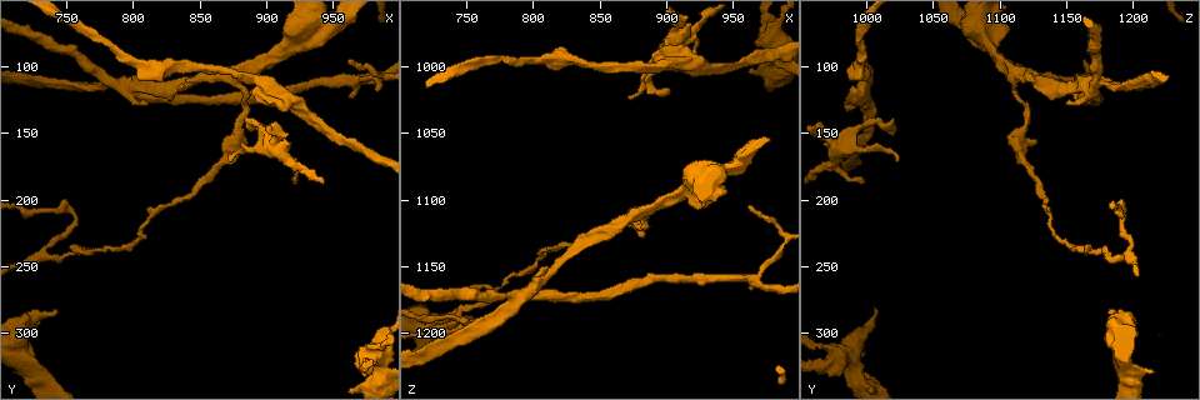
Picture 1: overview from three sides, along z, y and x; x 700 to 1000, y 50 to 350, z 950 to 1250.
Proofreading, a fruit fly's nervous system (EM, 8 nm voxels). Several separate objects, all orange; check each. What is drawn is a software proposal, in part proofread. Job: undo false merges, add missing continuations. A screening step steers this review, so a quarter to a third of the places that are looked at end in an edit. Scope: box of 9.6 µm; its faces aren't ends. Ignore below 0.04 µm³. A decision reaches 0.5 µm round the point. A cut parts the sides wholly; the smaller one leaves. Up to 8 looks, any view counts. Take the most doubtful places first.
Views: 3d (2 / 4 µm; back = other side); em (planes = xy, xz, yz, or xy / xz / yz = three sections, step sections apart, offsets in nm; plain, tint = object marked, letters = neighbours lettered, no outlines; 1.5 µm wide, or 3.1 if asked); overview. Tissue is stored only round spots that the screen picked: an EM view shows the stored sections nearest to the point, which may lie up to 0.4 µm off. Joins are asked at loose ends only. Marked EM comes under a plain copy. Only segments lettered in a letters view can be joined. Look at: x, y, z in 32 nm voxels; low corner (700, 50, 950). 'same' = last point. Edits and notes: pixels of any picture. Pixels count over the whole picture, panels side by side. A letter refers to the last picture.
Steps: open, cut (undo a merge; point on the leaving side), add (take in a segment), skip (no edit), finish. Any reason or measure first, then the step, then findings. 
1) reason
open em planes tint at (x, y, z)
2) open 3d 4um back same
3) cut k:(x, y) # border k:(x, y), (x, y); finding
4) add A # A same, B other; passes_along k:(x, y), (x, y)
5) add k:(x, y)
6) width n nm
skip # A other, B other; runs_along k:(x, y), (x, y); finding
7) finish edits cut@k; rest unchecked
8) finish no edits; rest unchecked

tapers out
open em xy step 8 letters at (874, 170, 1026)

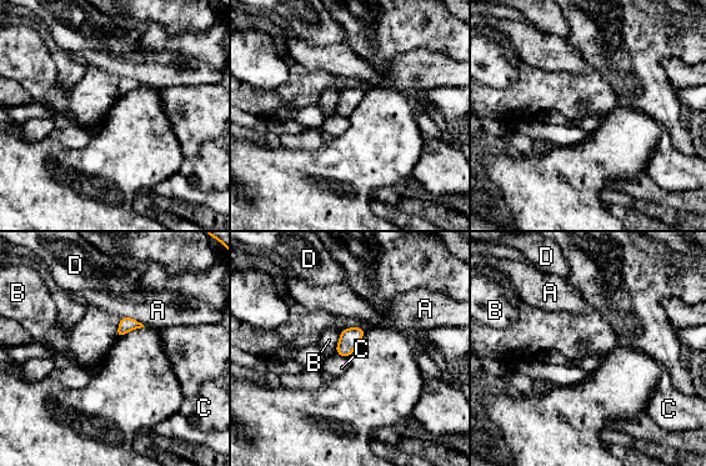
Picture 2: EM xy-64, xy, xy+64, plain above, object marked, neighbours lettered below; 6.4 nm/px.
longest_contact A 180 nm
skip # A other, B other, C other, D other; border 2:(336, 352), (346, 357); no lettered segment goes on from it

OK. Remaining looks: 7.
tapers out
open em planes letters at (922, 186, 998)

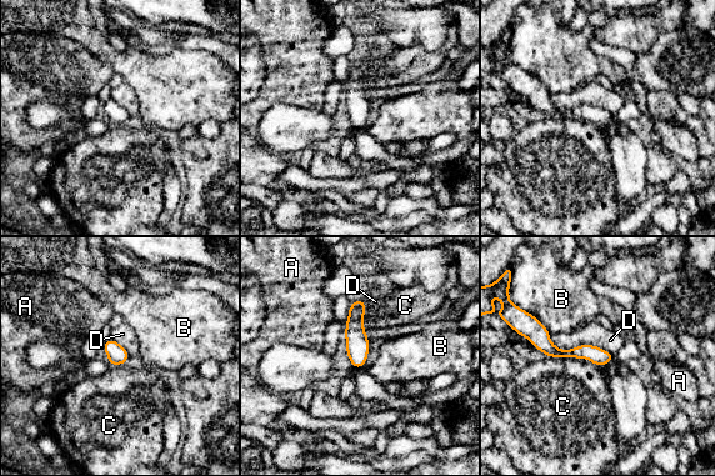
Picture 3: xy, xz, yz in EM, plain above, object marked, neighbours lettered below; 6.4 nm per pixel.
skip # A other, B other, C other, D other; runs_along 3:(535, 337), (556, 352), (608, 357); none of them fits

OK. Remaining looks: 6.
sudden change in width
open em yz step 4 tint at (894, 112, 1002)

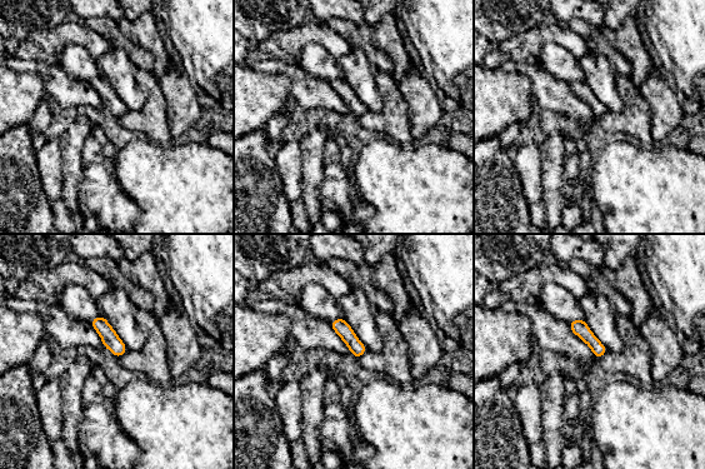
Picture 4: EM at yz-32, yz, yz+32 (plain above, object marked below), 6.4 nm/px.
another direction
open em xz step 8 letters same

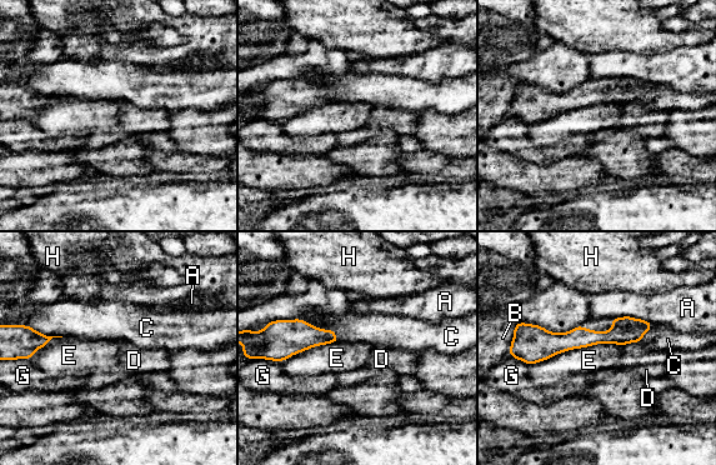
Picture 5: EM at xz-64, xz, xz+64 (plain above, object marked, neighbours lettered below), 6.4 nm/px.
longest_contact E 600 nm
skip # A other, B other, C other, D other, E other, G other, H other; border 5:(622, 345), (571, 348), (530, 365); all the same cell

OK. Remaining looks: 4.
finish no edits; rest unchecked

